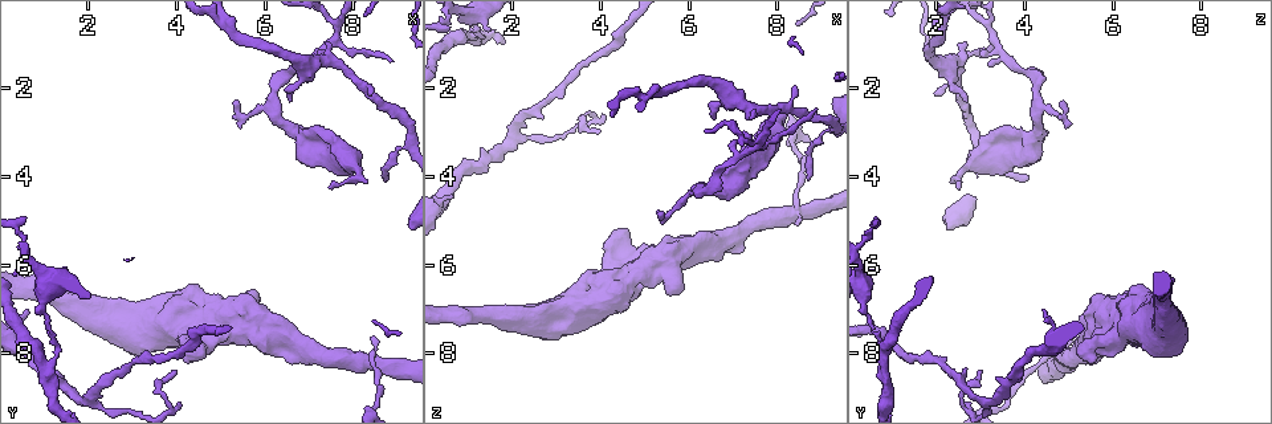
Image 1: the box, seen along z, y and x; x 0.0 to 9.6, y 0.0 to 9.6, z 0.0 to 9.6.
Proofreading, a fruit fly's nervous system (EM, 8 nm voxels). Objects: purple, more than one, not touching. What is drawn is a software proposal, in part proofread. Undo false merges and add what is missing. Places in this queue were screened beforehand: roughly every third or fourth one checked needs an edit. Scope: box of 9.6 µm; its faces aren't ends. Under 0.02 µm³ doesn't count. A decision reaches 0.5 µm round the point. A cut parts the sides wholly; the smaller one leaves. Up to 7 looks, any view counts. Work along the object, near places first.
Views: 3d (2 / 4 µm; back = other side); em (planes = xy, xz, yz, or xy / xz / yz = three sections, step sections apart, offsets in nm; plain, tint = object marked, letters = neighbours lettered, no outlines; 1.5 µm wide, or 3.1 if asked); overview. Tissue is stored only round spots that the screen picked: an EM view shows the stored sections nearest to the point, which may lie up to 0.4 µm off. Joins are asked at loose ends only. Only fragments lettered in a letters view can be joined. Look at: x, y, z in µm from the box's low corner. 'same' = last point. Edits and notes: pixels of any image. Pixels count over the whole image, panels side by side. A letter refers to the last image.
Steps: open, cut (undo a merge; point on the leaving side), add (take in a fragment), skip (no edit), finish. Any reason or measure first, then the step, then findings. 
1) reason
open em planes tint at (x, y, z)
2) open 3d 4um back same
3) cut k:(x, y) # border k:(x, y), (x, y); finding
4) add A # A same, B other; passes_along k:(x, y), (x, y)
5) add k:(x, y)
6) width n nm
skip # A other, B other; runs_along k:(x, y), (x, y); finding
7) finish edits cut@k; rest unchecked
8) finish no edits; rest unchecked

free end
open 3d 2um at (8.35, 2.20, 2.00)

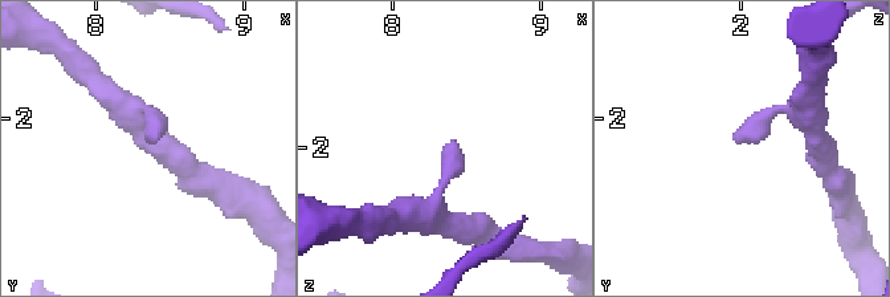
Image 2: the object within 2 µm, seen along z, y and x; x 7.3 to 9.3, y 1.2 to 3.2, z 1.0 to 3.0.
open em xy step 4 plain at (8.40, 2.12, 1.94)

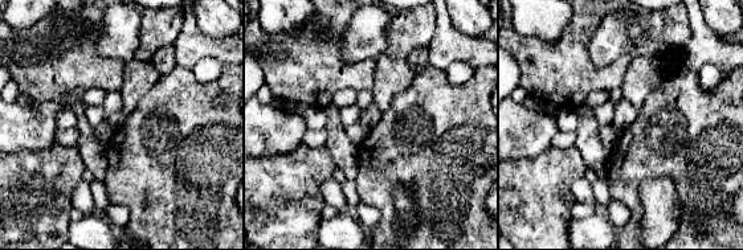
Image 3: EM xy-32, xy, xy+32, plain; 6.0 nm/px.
see the neighbours
open em xy step 4 letters same

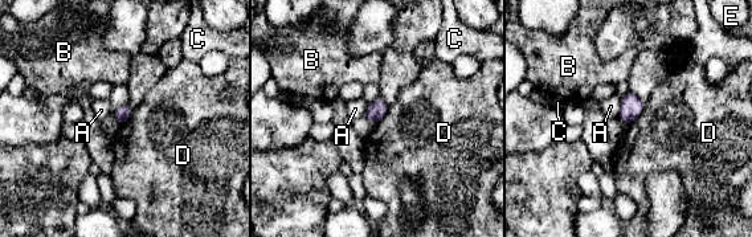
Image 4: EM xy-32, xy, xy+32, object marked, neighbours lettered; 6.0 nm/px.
skip # A other, B other, C other, D other, E other; border 4:(363, 115), (375, 123); none of them fits

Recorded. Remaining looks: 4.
calibre changes
open 3d 2um at (8.40, 8.10, 4.75)

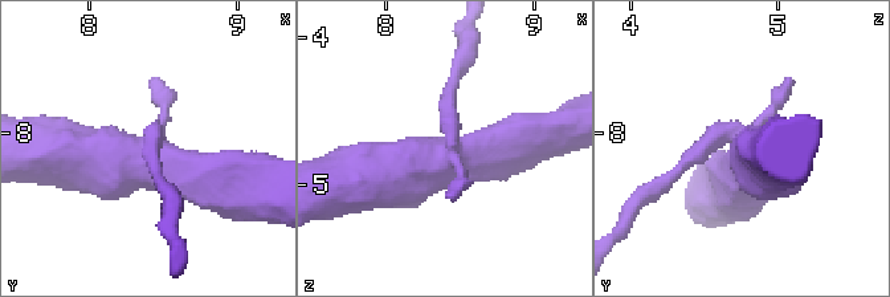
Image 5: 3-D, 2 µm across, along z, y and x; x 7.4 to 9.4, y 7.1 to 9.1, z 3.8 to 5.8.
open em yz step 8 tint same

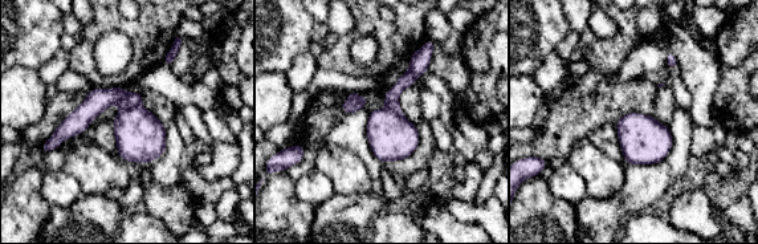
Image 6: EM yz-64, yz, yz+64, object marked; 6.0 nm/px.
open em planes letters same

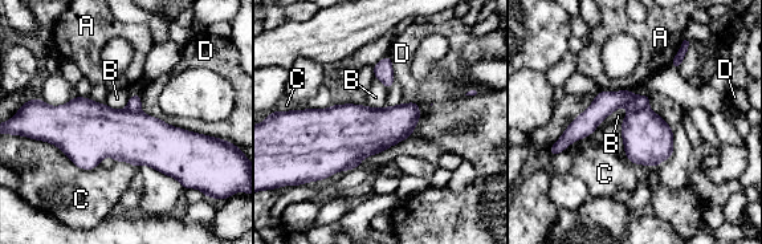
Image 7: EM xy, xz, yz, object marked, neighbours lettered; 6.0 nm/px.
cut 7:(604, 104) # A other, B other, C other, D other; part_leaving 7:(646, 98), (606, 102), (557, 147); two cells meet here

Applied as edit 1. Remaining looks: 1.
finish edits cut@7; rest unchecked

